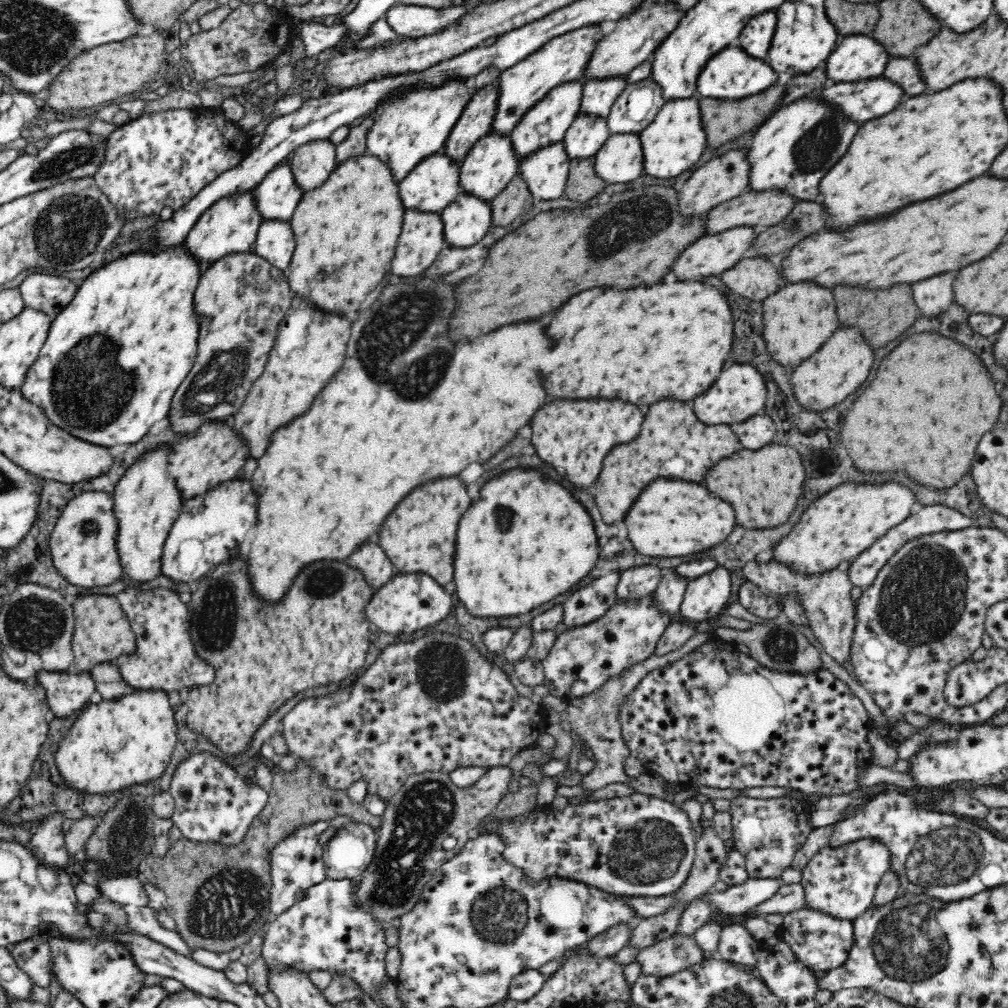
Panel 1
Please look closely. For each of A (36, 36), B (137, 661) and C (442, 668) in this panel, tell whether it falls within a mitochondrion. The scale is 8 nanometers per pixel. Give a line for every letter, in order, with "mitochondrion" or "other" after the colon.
A: mitochondrion
B: other
C: mitochondrion

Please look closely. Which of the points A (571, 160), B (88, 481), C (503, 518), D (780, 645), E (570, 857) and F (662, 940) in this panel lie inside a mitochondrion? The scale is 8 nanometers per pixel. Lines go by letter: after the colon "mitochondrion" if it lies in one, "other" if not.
A: other
B: other
C: mitochondrion
D: mitochondrion
E: other
F: other

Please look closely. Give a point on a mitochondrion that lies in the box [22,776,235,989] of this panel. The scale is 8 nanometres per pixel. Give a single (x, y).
(128, 836)

